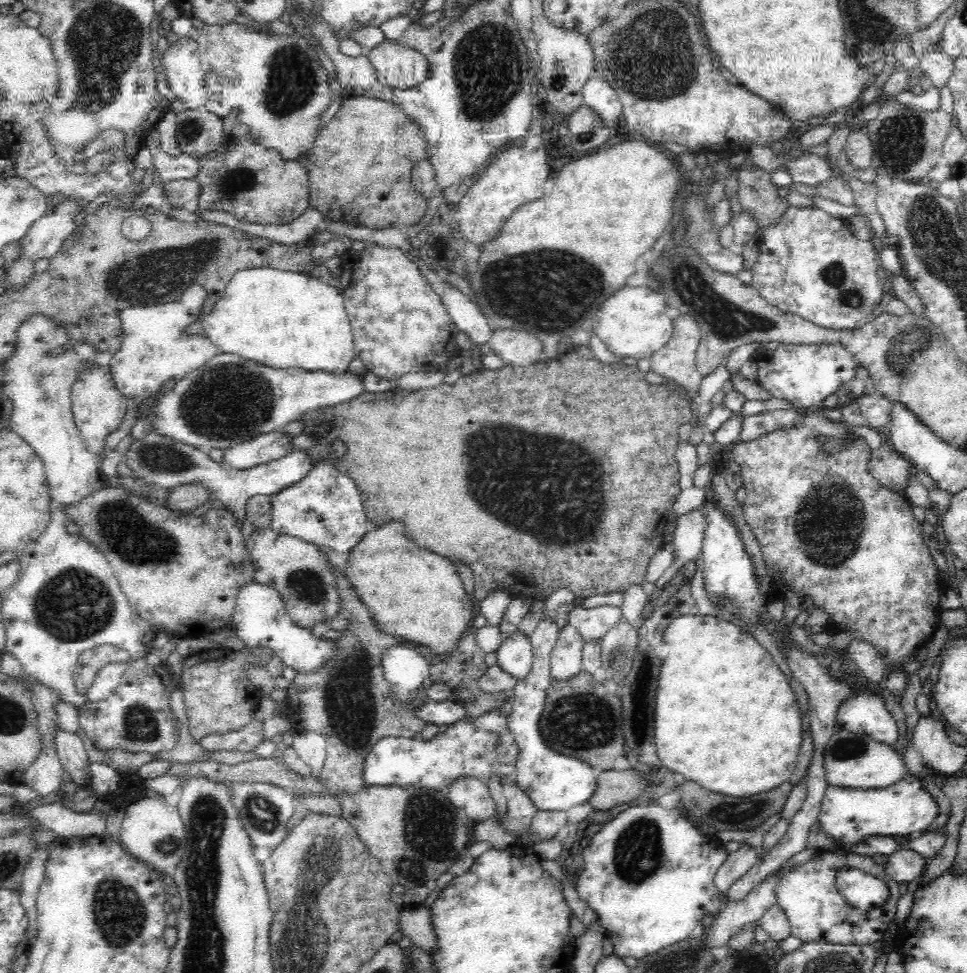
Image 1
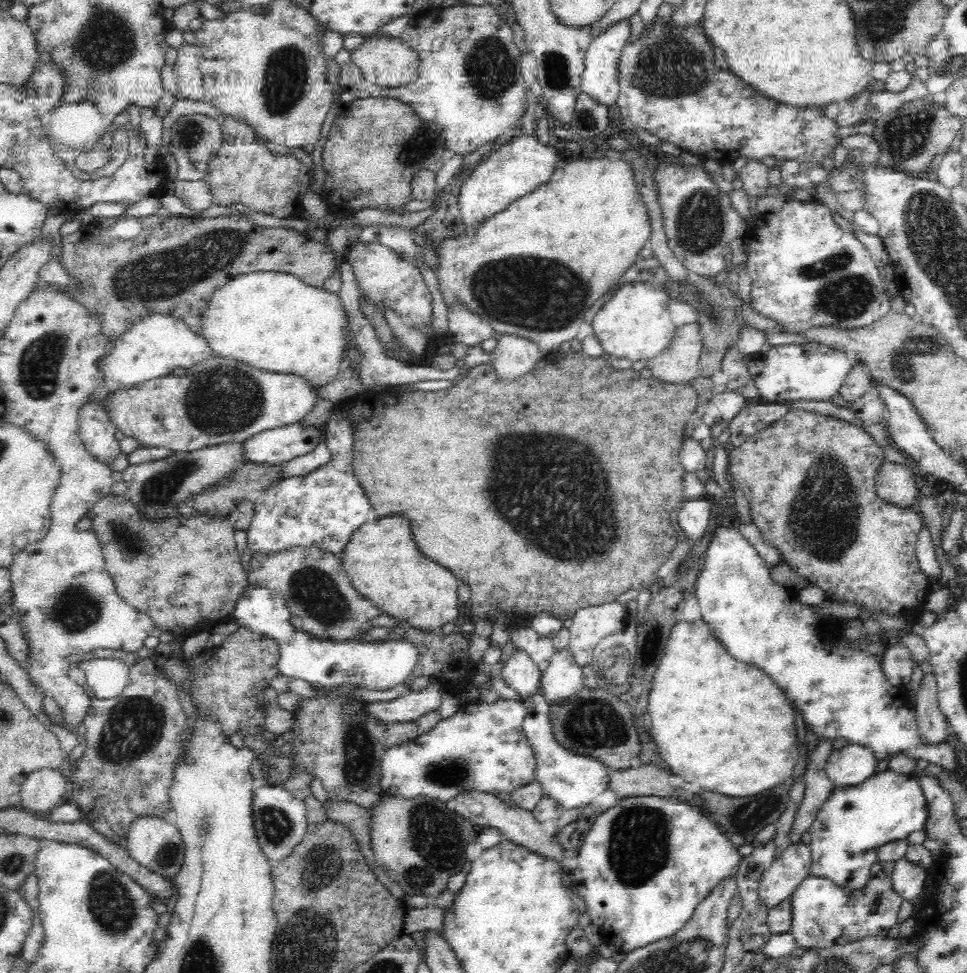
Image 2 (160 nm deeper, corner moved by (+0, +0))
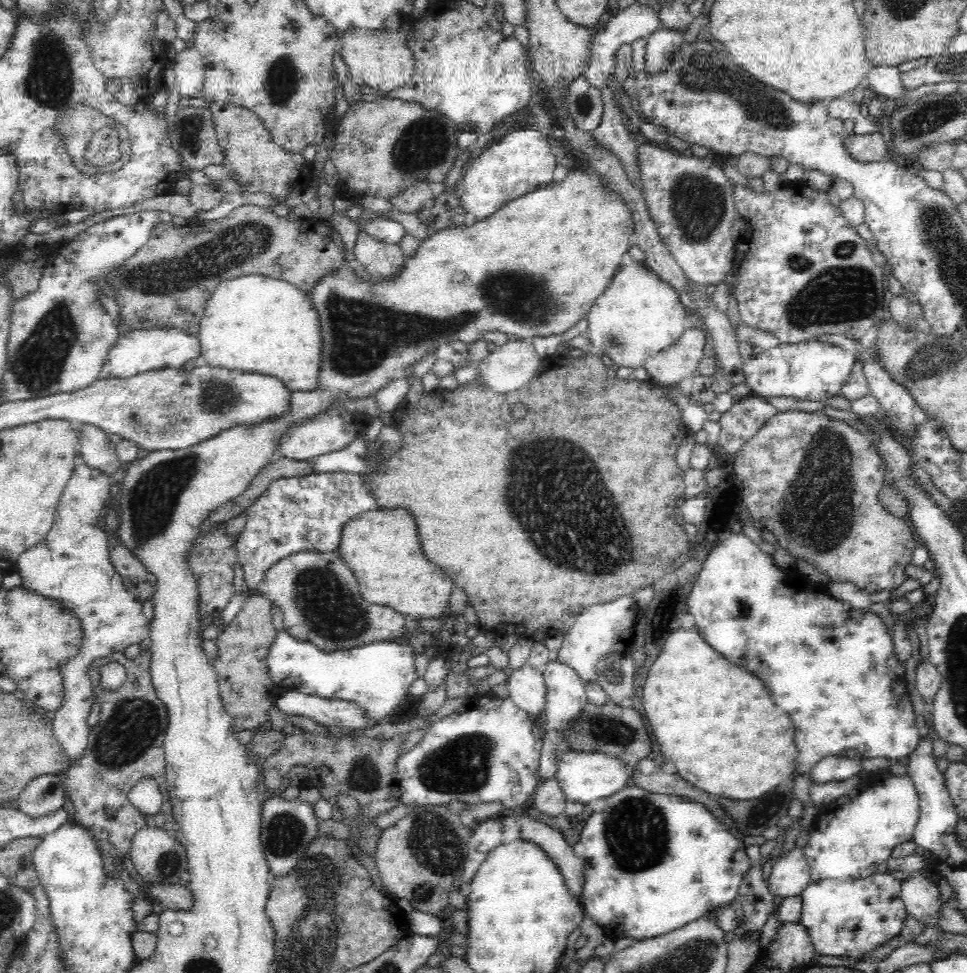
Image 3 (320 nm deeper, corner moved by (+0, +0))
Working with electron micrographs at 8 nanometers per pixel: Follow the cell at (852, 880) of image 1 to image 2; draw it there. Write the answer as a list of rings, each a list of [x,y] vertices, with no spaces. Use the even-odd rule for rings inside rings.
[[[882,772],[859,786],[841,787],[826,798],[816,820],[811,824],[810,850],[812,865],[810,872],[820,878],[827,878],[846,890],[866,890],[872,876],[870,869],[877,859],[877,848],[925,827],[928,818],[927,799],[916,775]]]

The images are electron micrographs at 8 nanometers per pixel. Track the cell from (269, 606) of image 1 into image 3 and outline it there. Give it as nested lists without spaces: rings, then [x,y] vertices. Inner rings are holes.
[[[272,604],[269,611],[277,636],[268,654],[268,669],[276,686],[282,684],[284,690],[296,689],[320,698],[354,702],[364,707],[377,724],[385,722],[390,713],[405,717],[404,714],[409,712],[410,719],[418,715],[411,710],[414,696],[408,694],[409,687],[417,679],[413,648],[405,641],[370,642],[352,650],[328,652],[286,631],[282,609],[278,605]]]

